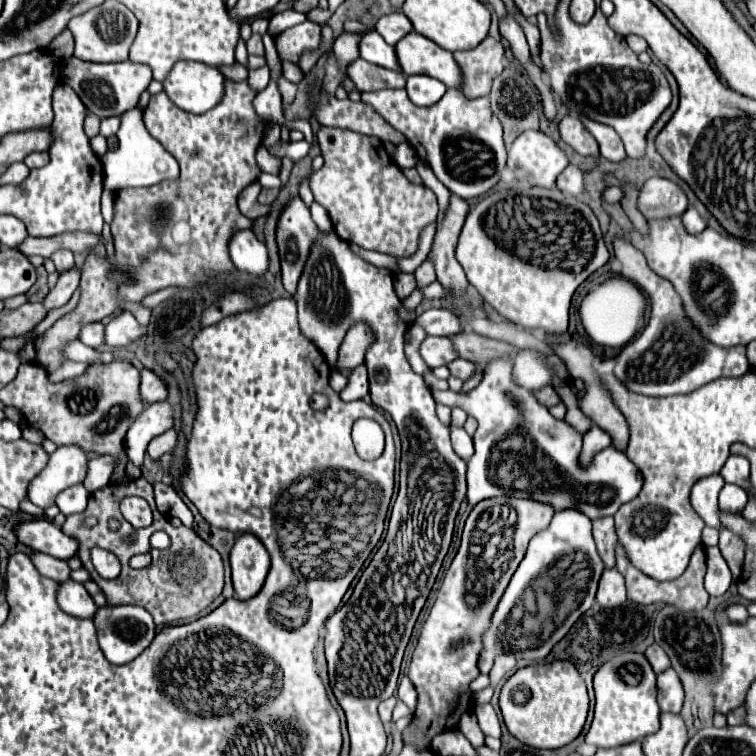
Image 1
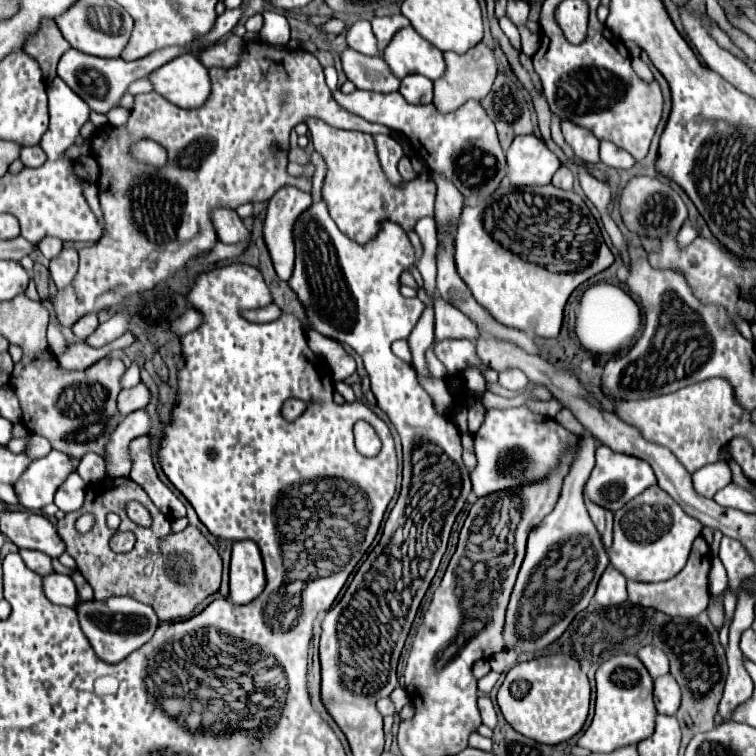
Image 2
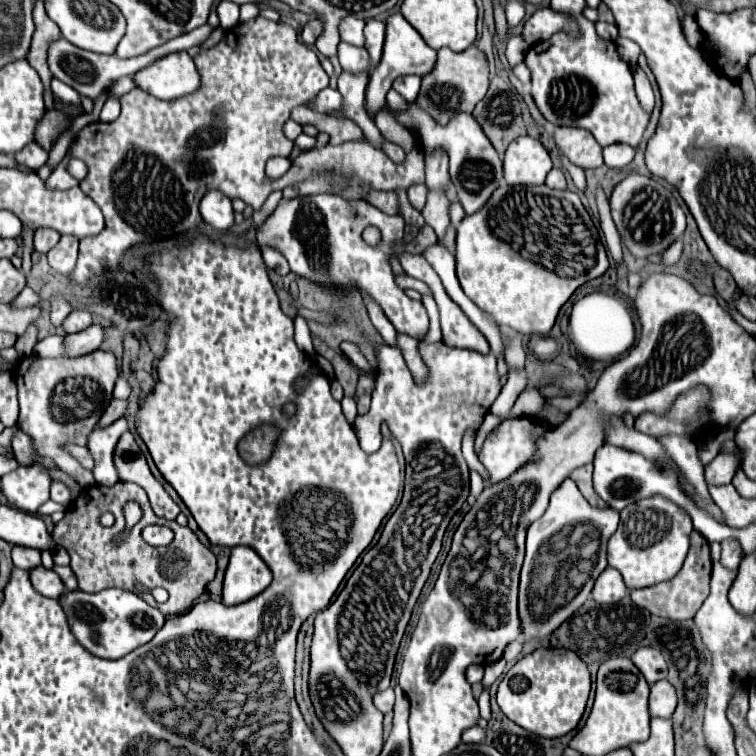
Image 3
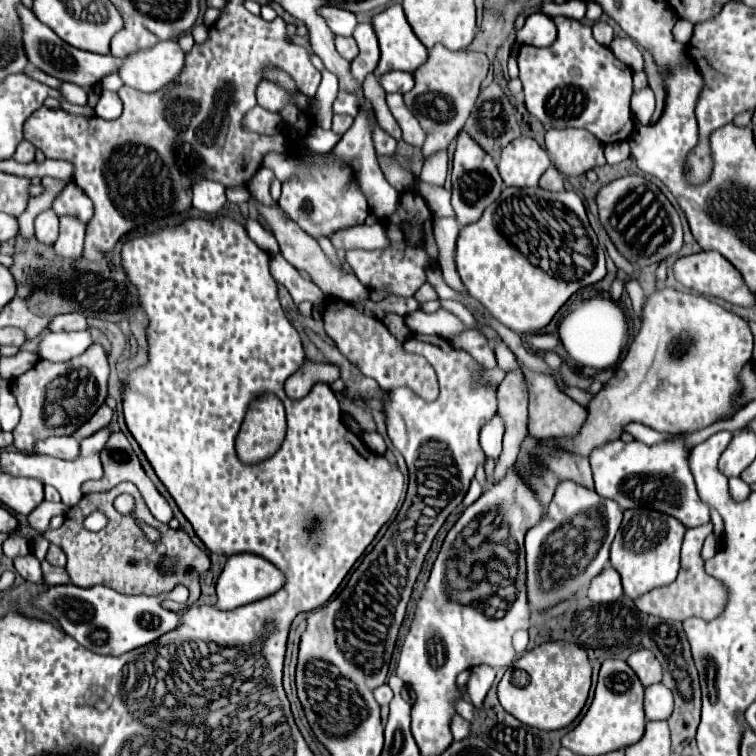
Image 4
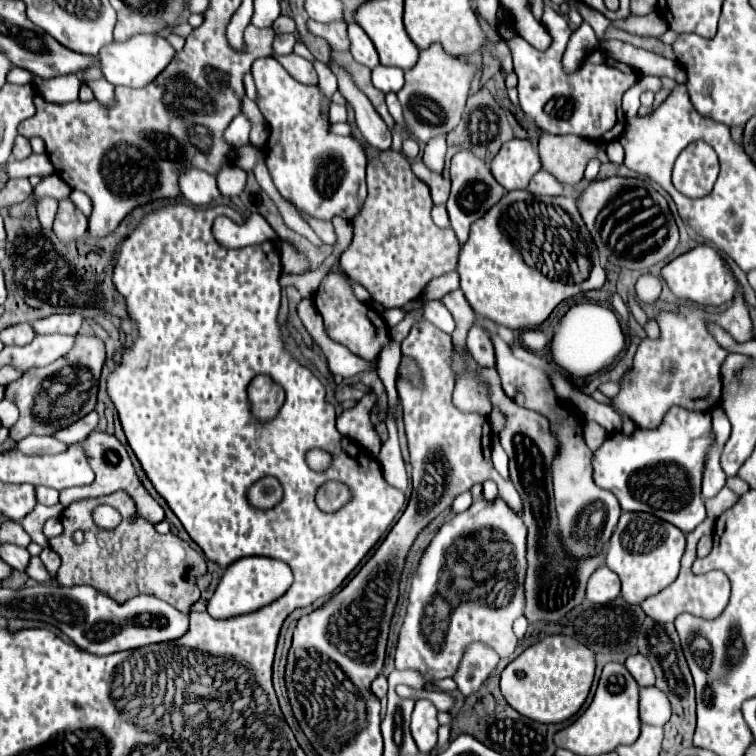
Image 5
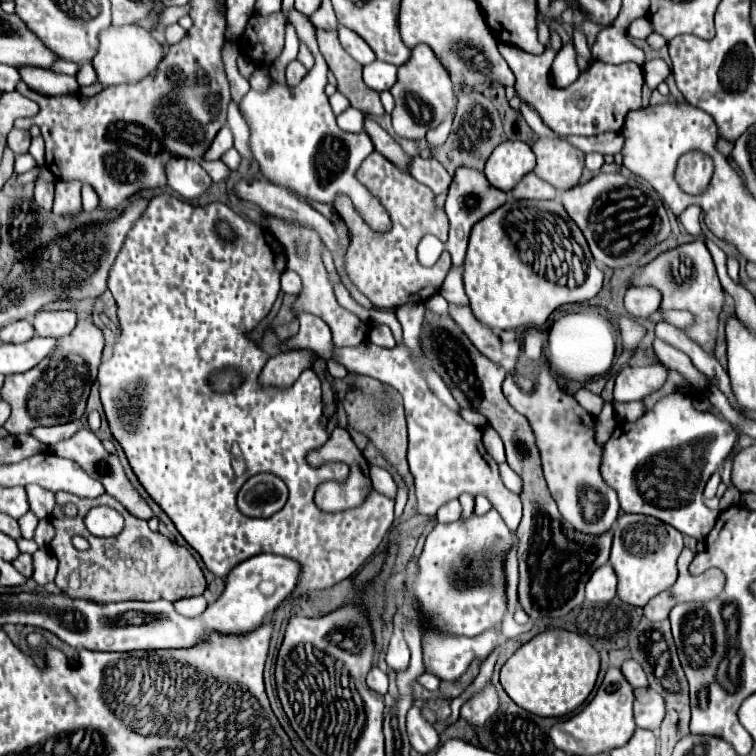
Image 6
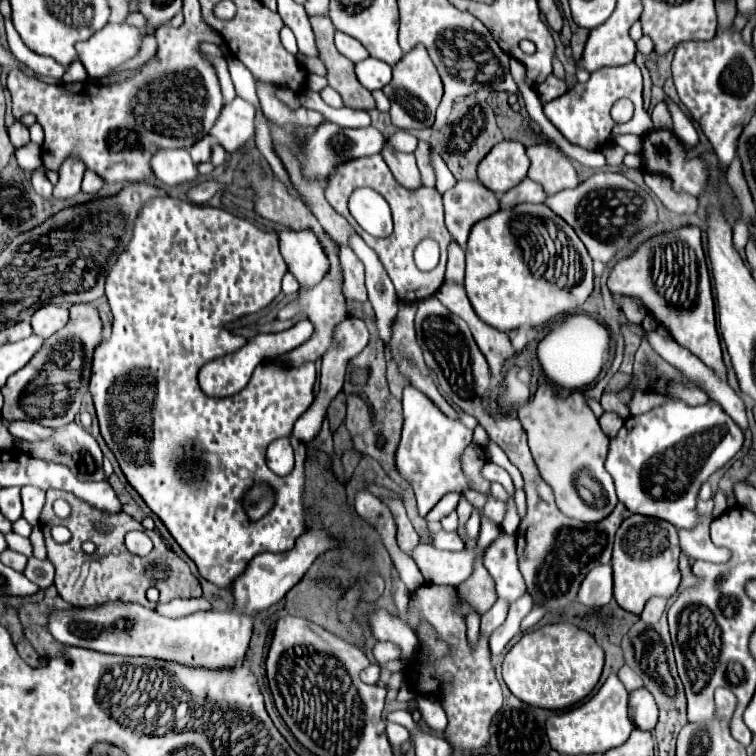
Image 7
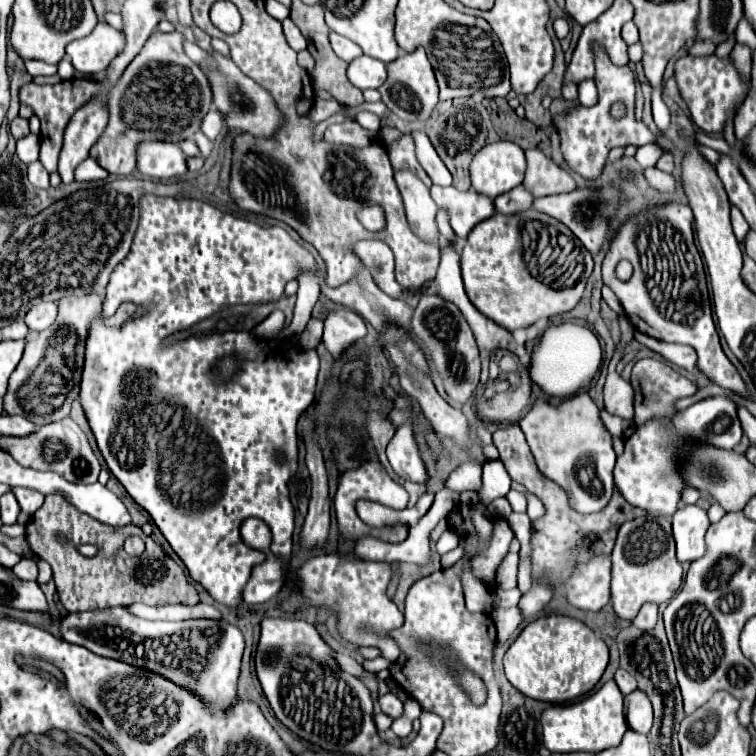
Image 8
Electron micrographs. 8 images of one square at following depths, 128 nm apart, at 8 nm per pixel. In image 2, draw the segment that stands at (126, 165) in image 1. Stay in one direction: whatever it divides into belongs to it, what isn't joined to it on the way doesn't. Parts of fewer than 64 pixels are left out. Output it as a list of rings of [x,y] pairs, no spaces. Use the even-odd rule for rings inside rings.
[[[116,106],[116,108],[112,108],[112,112],[108,112],[106,116],[108,116],[108,122],[110,122],[112,126],[122,126],[122,124],[126,124],[128,114],[130,114],[130,110],[126,110],[126,108],[122,108],[122,106]],[[140,140],[138,144],[134,144],[132,156],[136,160],[148,162],[148,164],[152,164],[156,168],[162,168],[166,164],[166,150],[160,144],[152,142],[152,140]]]

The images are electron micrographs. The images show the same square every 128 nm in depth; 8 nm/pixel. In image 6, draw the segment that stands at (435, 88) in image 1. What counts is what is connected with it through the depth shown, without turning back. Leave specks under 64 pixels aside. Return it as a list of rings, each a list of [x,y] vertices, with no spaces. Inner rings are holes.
[[[374,60],[372,64],[364,66],[362,76],[364,76],[364,82],[366,82],[368,88],[372,88],[376,92],[390,90],[392,84],[396,82],[396,66],[380,62],[380,60]]]

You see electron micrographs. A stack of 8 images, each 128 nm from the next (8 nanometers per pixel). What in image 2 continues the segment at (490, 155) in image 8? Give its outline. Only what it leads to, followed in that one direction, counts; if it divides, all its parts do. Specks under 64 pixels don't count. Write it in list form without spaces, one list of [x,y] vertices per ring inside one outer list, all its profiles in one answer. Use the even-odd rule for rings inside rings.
[[[534,134],[516,136],[508,152],[508,178],[512,186],[542,186],[550,184],[560,160]]]

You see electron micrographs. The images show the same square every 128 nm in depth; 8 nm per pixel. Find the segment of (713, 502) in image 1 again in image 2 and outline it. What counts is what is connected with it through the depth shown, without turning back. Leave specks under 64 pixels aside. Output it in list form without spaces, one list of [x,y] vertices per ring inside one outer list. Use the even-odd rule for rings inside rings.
[[[722,460],[720,464],[706,464],[704,468],[696,470],[692,474],[692,480],[698,494],[712,498],[718,490],[732,482],[732,472],[728,472],[728,462]]]

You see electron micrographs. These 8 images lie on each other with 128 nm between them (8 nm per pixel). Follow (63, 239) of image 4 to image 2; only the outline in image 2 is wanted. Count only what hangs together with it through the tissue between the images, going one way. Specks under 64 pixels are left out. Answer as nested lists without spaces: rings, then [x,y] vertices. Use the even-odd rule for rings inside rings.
[[[72,246],[70,248],[62,248],[60,256],[50,260],[50,274],[54,274],[52,280],[54,280],[54,284],[58,288],[68,286],[76,272],[78,272],[78,252]]]

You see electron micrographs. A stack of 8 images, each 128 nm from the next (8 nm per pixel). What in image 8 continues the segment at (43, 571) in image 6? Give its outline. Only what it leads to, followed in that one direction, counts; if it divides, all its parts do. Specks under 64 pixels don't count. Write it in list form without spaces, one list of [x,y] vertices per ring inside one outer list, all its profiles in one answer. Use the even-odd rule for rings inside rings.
[[[22,558],[12,572],[20,578],[20,580],[36,580],[38,576],[38,568],[36,568],[36,560],[34,558]]]

